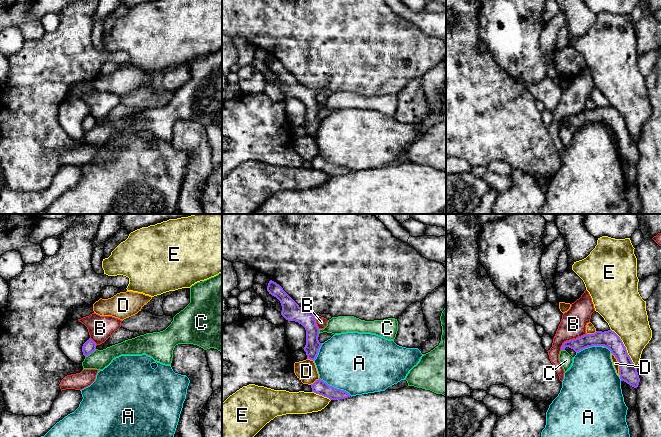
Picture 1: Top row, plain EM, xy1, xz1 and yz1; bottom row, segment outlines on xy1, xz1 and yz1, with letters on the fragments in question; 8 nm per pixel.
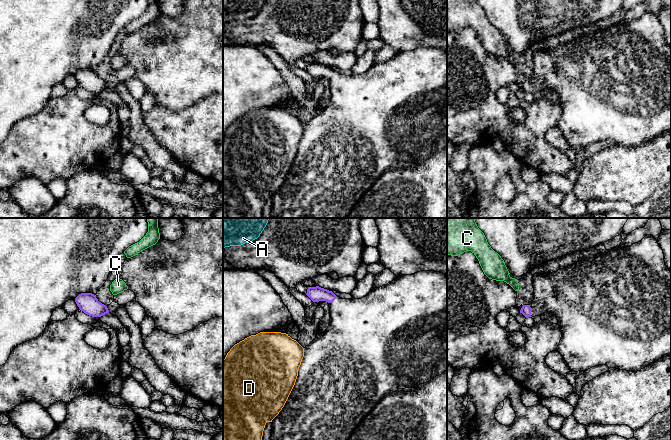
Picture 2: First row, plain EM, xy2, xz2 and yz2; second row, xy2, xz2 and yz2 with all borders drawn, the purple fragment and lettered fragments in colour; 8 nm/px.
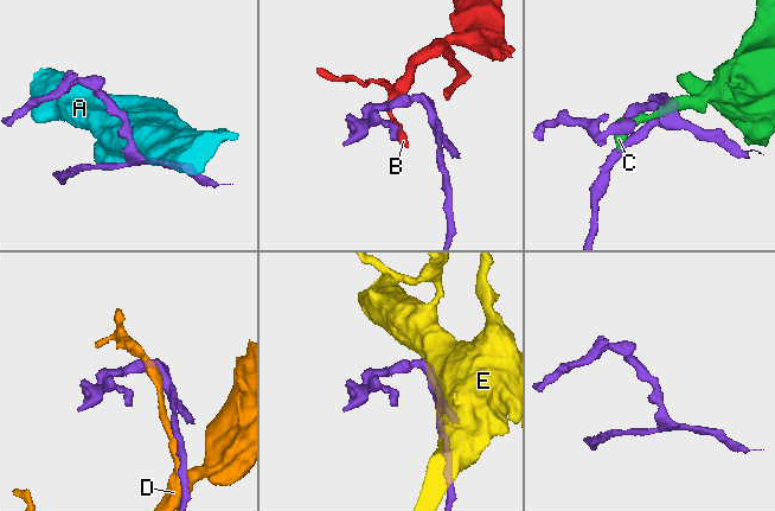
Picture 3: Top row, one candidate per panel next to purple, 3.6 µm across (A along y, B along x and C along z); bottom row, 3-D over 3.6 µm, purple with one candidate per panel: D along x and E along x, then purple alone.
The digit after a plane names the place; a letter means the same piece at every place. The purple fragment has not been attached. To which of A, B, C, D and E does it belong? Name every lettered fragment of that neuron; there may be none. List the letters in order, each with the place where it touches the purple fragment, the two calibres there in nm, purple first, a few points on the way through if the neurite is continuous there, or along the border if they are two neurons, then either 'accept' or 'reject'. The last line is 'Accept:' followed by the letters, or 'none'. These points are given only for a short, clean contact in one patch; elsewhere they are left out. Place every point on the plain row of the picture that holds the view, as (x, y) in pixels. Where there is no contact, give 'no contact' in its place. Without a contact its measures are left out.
A: meets purple in xz1 at (335, 164); 120 nm thick on the purple side, 480 nm on the other; reject
B: meets purple in yz1 at (571, 116); 120 nm thick on the purple side, 200 nm on the other; border along yz1 (586, 109), (566, 116), (560, 125); reject
C: meets purple in xy1 at (90, 129); 100 nm thick on the purple side, 160 nm on the other; border along xy1 (96, 125), (85, 133); reject
D: meets purple in yz1 at (618, 139); 150 nm thick on the purple side, 50 nm on the other; border along yz1 (611, 128), (617, 137), (618, 150), (620, 152); reject
E: meets purple in yz1 at (625, 124); 150 nm thick on the purple side, 320 nm on the other; reject
Accept: none

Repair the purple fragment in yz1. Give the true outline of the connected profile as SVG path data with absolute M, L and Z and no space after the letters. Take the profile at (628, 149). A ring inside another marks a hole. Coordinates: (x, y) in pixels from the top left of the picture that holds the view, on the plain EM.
M611 105L608 107L596 107L594 110L585 110L573 116L563 119L561 126L566 123L573 125L576 129L592 122L604 122L615 132L619 140L619 151L621 157L637 164L640 154L637 143L632 138L620 113Z

